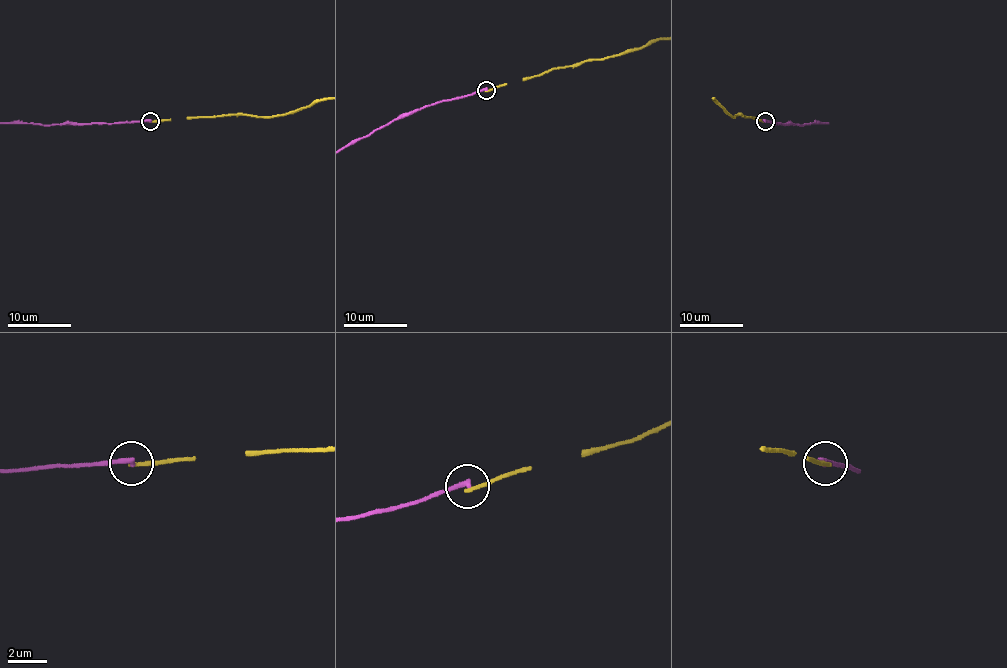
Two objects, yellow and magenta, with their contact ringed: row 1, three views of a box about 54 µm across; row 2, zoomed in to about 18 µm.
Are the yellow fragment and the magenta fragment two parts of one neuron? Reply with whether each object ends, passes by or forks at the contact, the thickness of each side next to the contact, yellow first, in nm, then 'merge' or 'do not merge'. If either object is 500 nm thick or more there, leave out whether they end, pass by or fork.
yellow ends | magenta ends | 200/300 nm | do not merge

